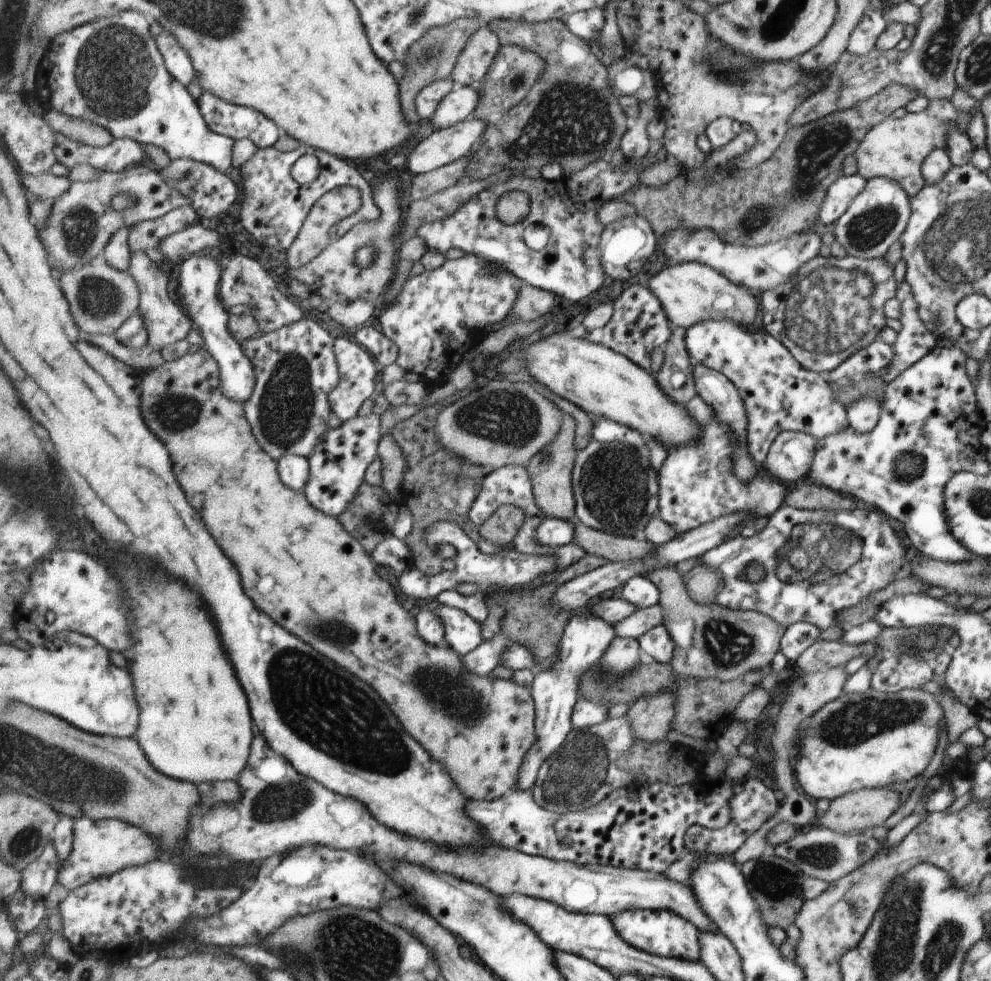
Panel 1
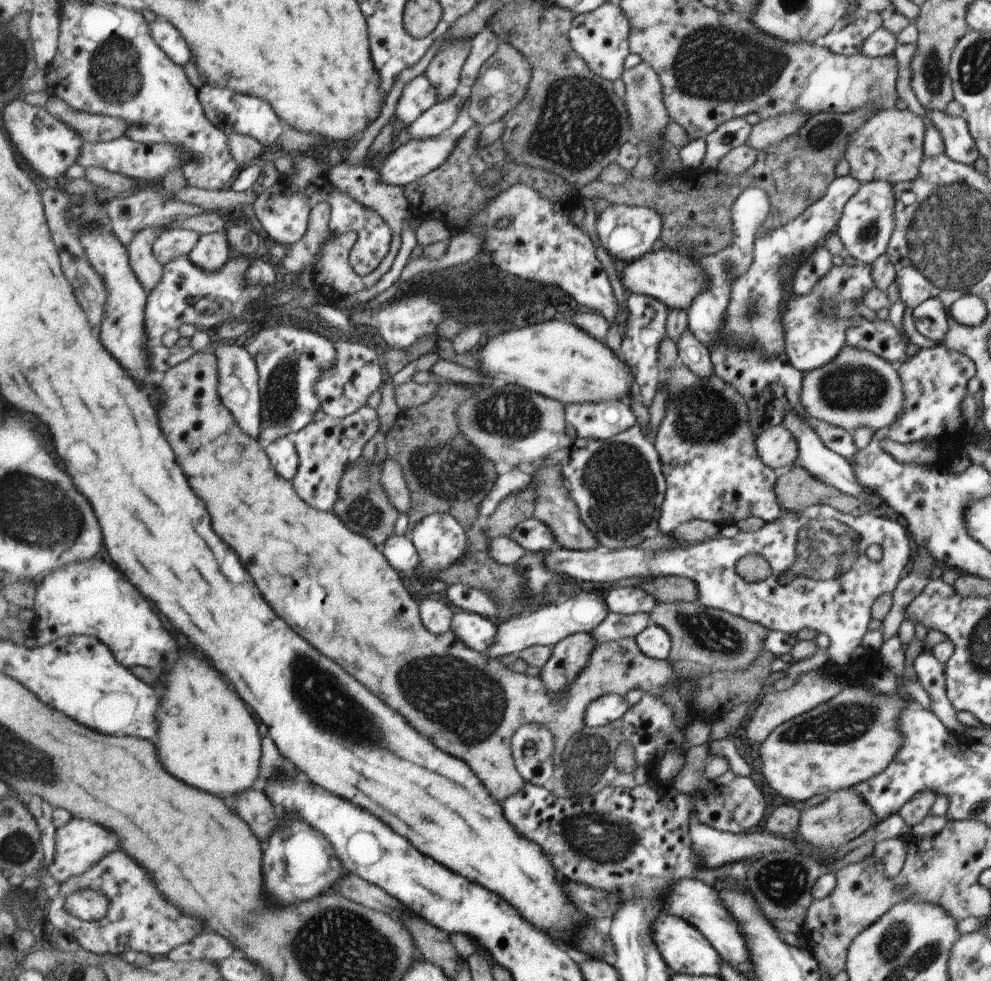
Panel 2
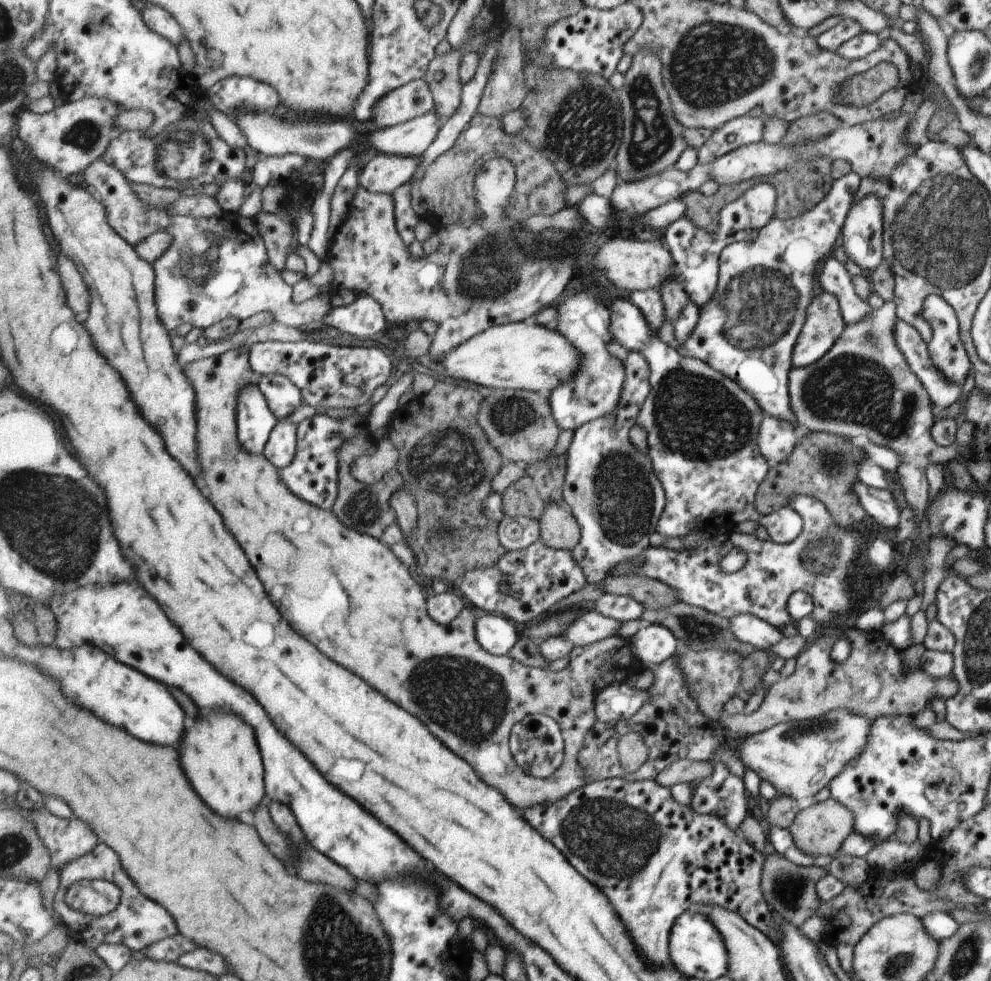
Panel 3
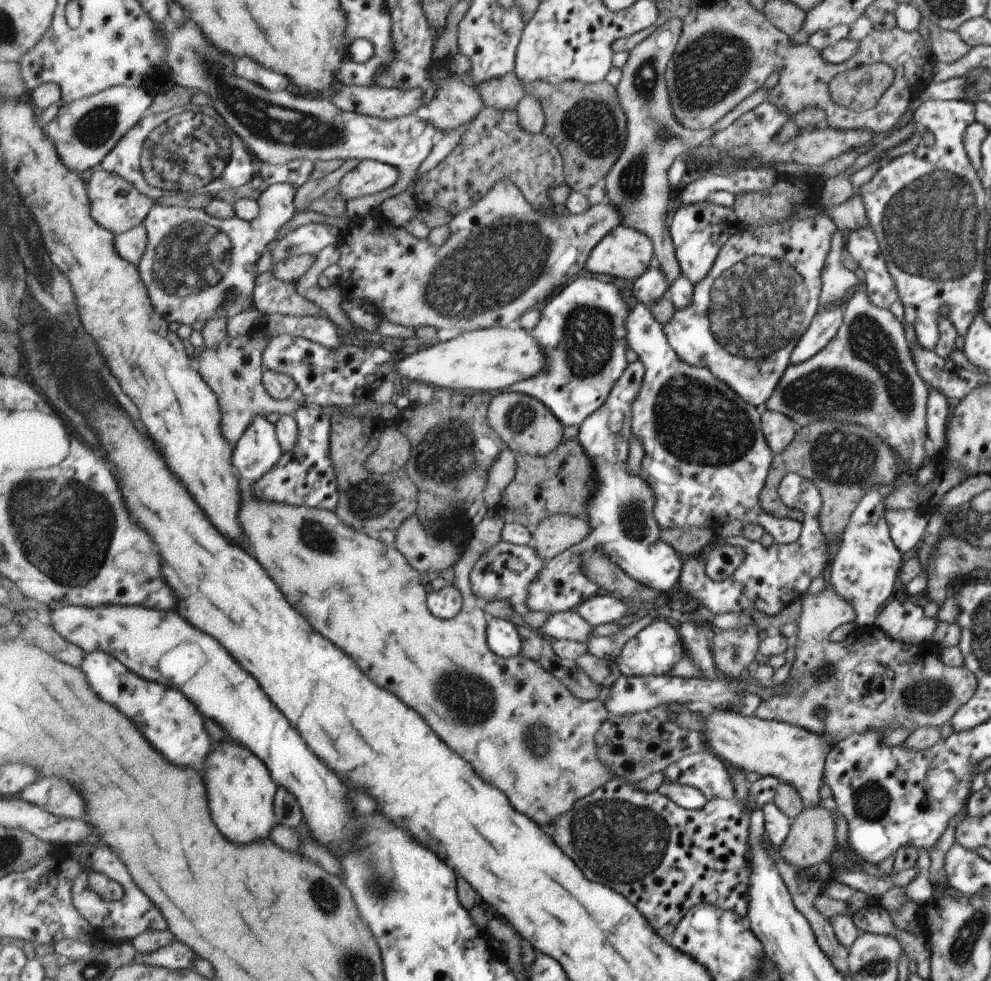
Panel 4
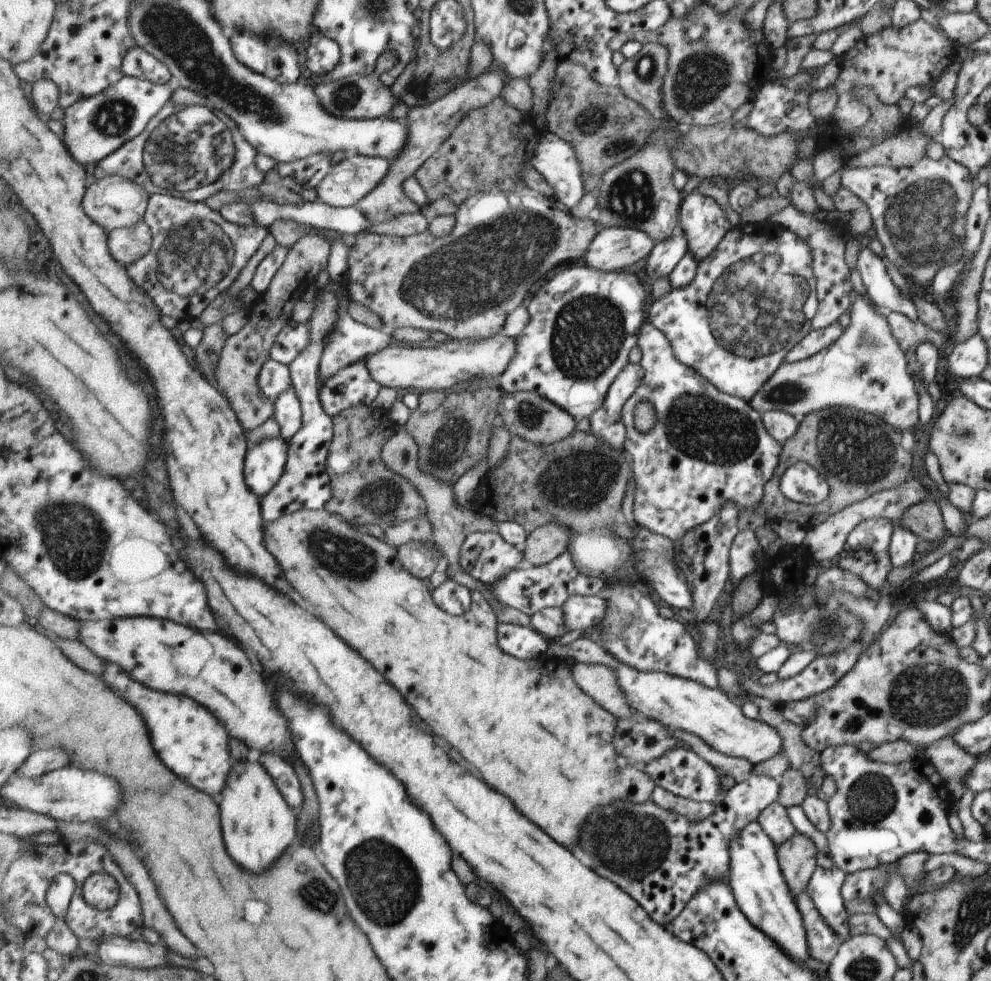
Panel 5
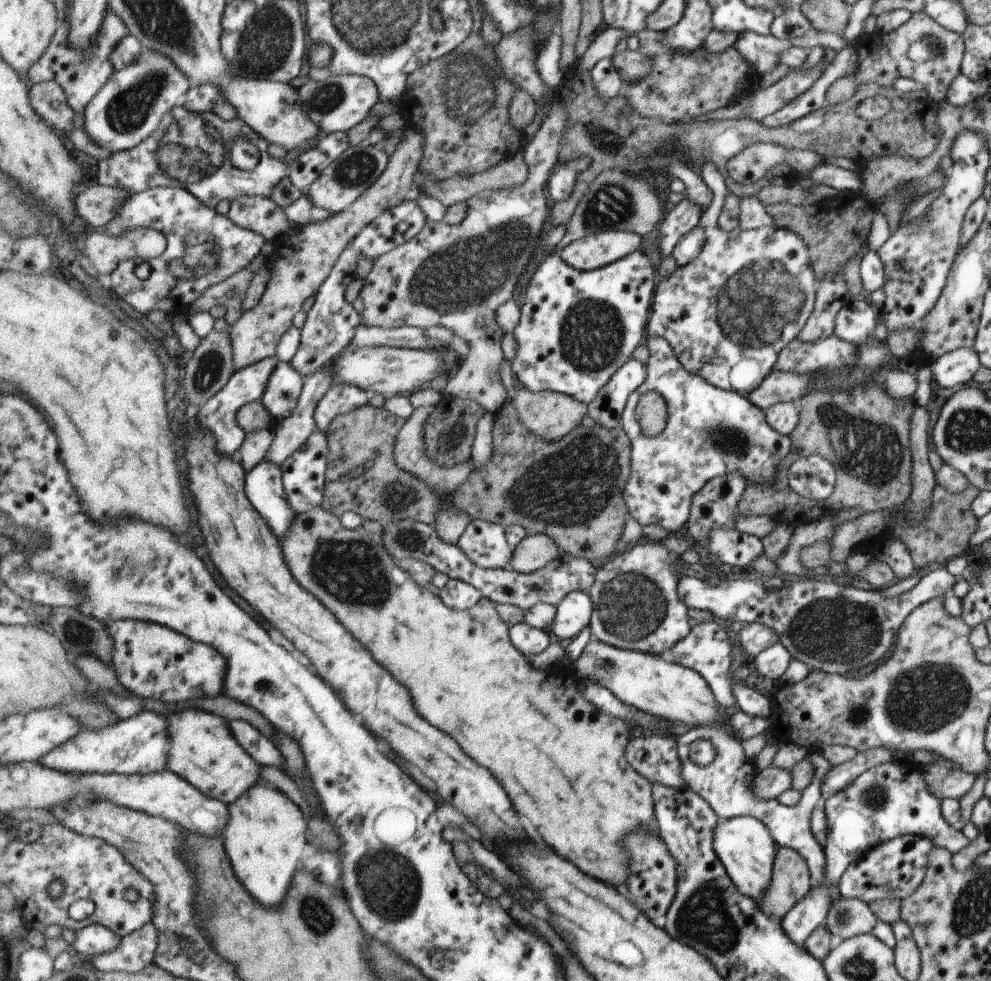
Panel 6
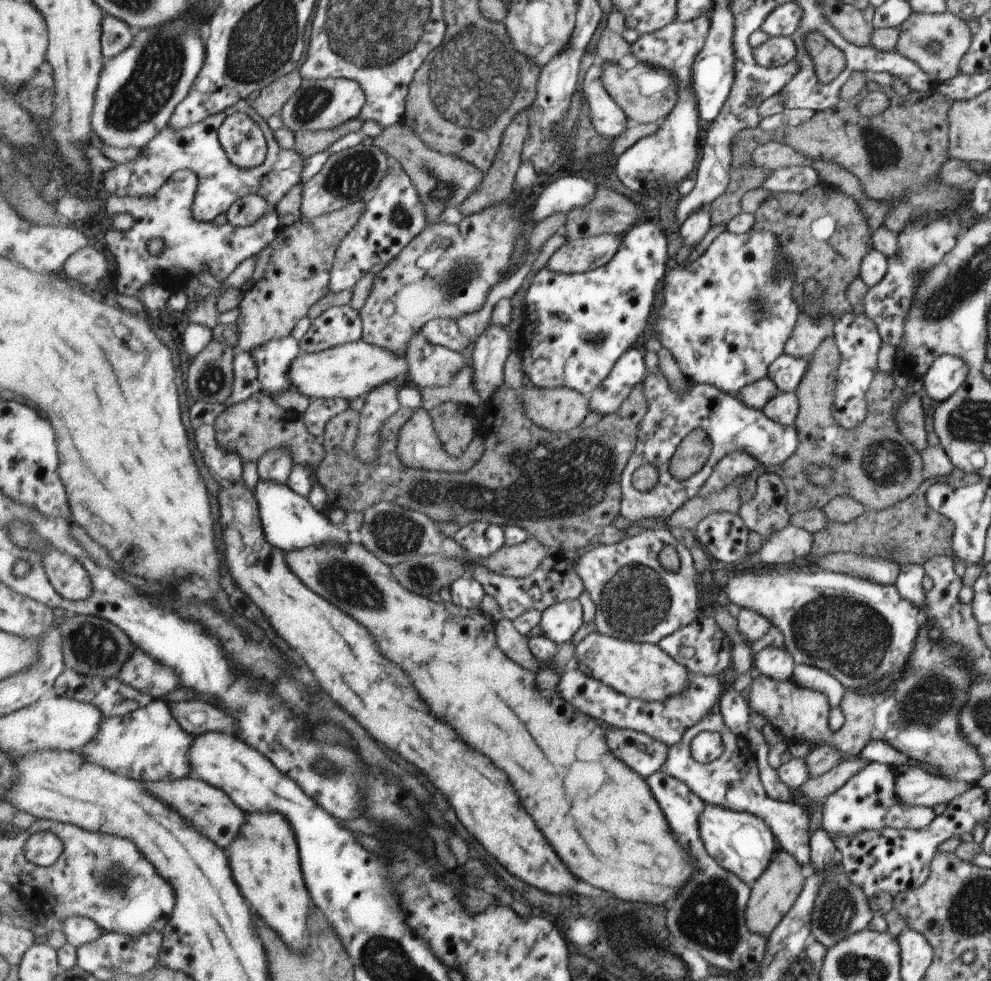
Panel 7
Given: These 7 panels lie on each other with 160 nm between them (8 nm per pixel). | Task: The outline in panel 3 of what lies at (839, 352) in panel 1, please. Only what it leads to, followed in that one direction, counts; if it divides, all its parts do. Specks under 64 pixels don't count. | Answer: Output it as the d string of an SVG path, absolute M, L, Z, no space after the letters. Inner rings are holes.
M823 290L817 293L792 351L793 368L806 367L821 358L839 338L844 325L835 296Z

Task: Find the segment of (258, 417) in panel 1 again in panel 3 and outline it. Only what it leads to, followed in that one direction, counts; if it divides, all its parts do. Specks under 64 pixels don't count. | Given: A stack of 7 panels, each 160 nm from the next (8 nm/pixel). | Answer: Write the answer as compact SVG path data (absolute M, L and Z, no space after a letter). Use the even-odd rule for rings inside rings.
M269 373L260 377L258 385L278 422L288 420L286 417L293 414L293 410L305 405L301 389L287 375Z

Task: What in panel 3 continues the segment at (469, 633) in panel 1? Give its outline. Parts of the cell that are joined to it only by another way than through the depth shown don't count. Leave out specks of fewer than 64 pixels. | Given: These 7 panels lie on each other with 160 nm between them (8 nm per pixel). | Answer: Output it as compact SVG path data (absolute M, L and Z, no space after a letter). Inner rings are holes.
M487 612L476 622L476 637L487 652L508 655L520 638L520 626L499 614Z

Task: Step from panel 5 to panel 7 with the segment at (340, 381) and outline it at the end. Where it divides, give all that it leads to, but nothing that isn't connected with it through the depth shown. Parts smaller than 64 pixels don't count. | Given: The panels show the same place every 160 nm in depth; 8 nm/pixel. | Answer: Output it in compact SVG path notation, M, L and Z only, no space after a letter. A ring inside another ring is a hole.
M315 398L301 417L309 432L315 438L323 440L326 436L328 422L347 409L349 409L349 400L347 399Z

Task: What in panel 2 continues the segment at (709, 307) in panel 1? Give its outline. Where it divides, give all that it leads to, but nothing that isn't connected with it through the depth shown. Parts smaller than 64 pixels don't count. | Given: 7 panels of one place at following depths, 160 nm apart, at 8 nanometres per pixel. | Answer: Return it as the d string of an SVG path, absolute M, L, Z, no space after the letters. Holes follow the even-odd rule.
M653 248L639 260L618 265L619 280L632 293L648 295L661 302L665 308L687 311L693 300L706 288L705 272L697 264L693 264L687 255L673 249Z

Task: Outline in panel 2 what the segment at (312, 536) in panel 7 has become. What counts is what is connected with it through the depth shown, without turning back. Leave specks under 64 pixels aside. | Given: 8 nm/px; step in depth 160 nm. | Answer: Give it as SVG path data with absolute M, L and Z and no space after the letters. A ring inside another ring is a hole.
M241 343L223 344L216 347L219 360L220 398L224 406L234 415L236 422L252 438L259 439L263 431L263 408L260 394L260 370L256 358Z

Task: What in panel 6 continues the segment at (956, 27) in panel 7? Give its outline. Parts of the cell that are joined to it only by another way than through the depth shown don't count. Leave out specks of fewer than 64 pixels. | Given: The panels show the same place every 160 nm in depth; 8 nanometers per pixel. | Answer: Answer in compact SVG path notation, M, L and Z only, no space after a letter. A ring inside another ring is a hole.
M923 11L912 13L907 22L891 32L884 33L879 30L864 35L860 34L855 40L852 48L856 54L857 66L854 76L849 78L855 82L855 86L863 83L873 83L875 88L885 87L892 89L893 81L899 77L914 80L921 88L927 92L927 96L937 104L942 104L947 96L948 88L955 76L960 72L960 64L964 54L964 40L962 35L945 30L934 20L931 20Z

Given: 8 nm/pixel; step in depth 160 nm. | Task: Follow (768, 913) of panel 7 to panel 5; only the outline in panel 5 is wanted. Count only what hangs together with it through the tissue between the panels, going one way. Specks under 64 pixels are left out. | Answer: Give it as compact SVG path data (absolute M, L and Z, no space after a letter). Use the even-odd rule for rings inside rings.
M795 832L781 843L777 856L793 898L805 890L812 872L816 870L816 854L814 842L801 833Z

